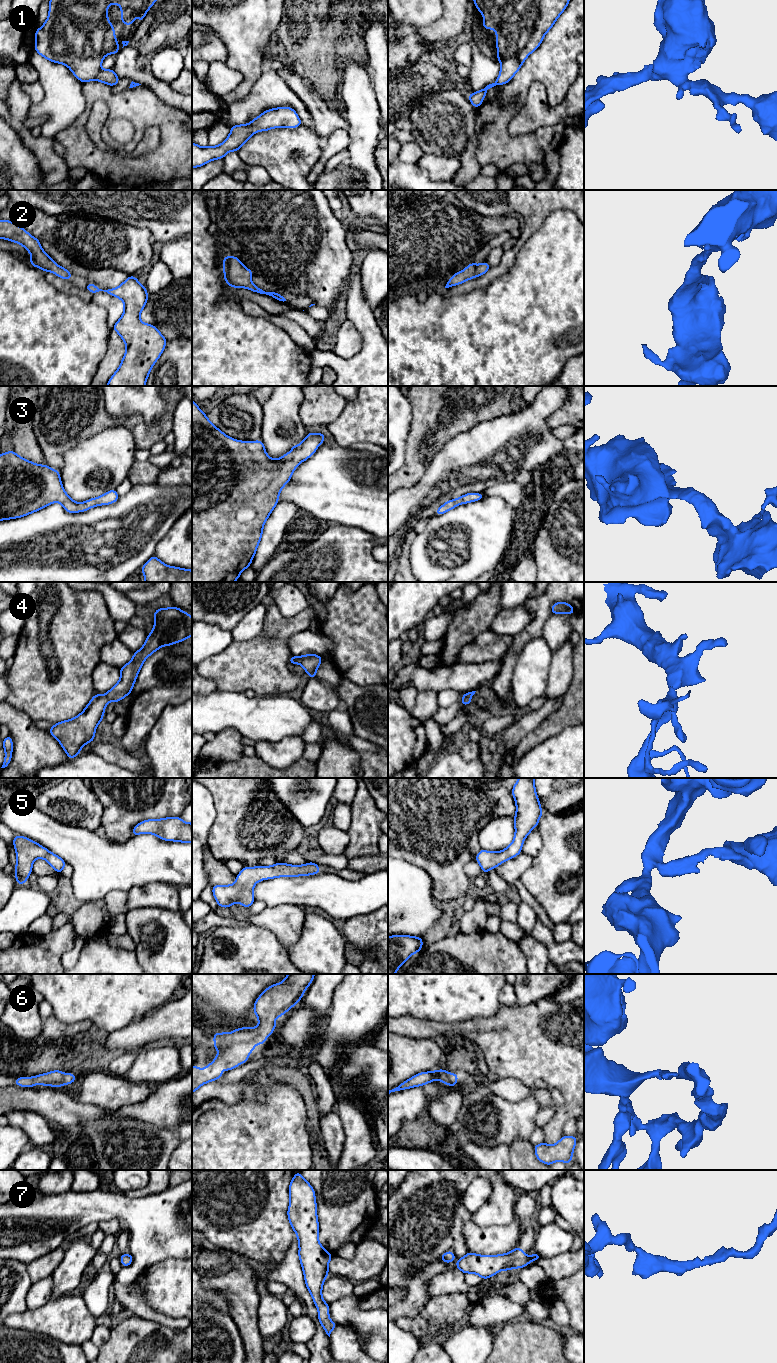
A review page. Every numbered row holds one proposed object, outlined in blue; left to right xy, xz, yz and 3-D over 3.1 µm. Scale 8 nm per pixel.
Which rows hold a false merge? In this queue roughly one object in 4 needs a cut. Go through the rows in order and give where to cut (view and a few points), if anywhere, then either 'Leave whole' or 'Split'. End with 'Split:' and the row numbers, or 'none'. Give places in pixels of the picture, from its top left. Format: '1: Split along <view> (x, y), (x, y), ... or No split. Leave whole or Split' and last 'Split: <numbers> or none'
1: No split. Leave whole
2: No split. Leave whole
3: No split. Leave whole
4: No split. Leave whole
5: No split. Leave whole
6: No split. Leave whole
7: No split. Leave whole
Split: none

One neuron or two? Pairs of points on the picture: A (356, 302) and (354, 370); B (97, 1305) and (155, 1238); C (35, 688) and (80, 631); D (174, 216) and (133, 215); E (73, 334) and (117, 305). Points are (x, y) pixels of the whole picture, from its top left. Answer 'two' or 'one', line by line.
A: one
B: two
C: one
D: one
E: two

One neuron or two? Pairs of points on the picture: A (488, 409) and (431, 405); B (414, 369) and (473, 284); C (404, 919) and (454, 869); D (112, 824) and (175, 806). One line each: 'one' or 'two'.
A: one
B: two
C: two
D: one

